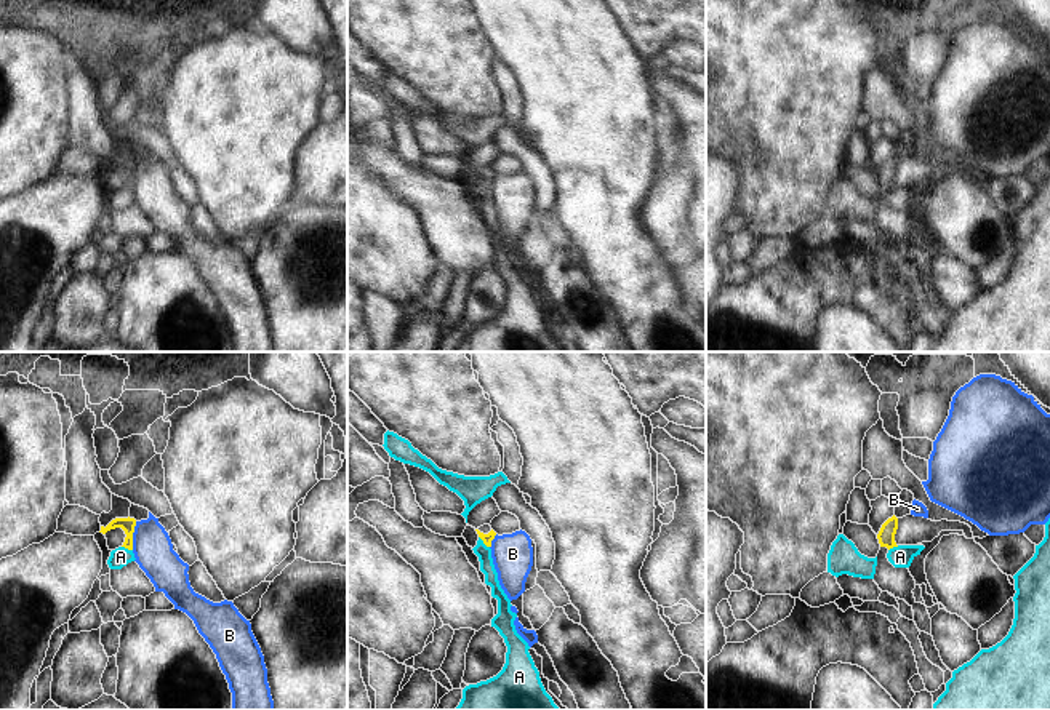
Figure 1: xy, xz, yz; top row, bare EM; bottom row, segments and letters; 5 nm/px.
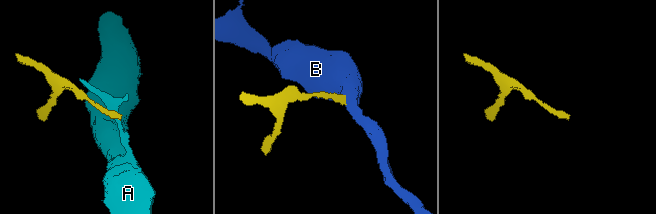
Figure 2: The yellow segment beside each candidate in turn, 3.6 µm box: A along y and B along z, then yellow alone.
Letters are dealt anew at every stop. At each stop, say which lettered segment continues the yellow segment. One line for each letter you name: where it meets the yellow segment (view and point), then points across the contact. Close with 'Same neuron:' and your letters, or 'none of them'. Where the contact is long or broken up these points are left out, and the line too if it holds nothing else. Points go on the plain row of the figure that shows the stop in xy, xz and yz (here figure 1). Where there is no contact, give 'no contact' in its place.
Same neuron: none of them

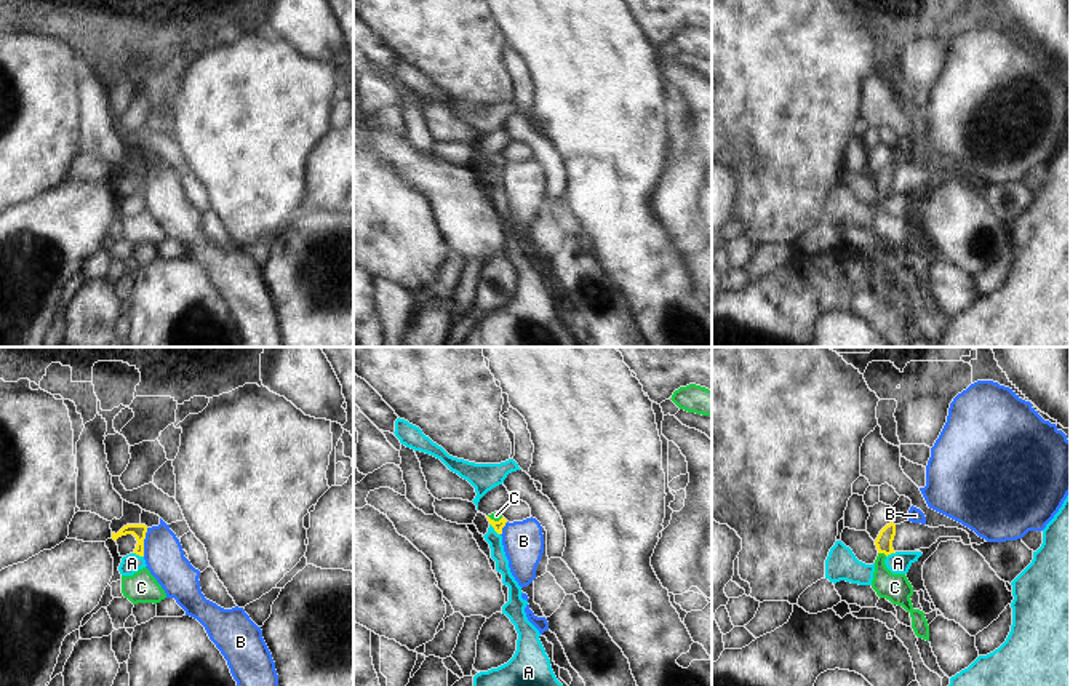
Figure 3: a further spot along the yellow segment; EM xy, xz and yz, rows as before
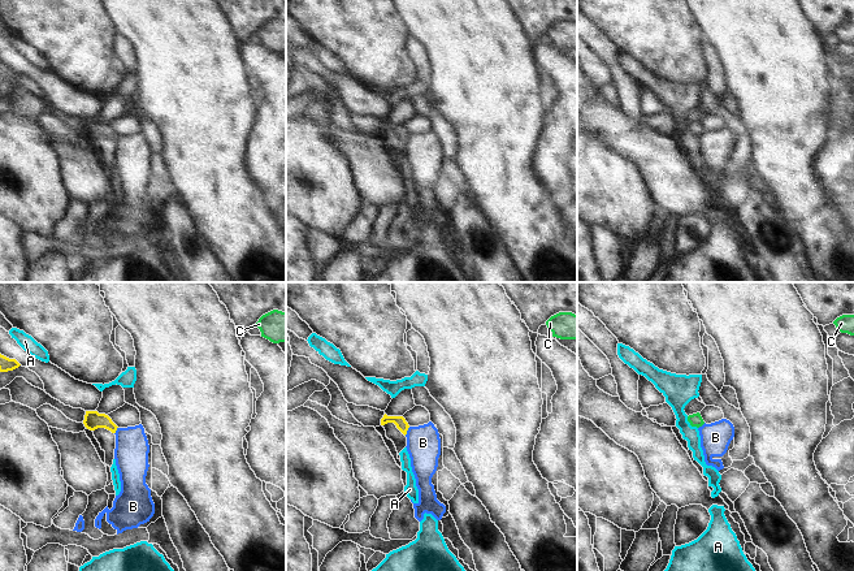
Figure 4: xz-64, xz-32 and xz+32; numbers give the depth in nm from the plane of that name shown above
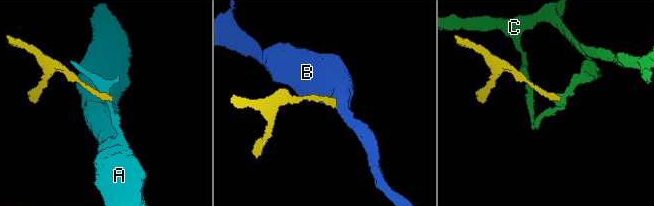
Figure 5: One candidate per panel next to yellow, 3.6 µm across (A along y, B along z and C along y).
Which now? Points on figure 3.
C: contact yz (883, 194); way yz (883, 184), (883, 194), (880, 213), (894, 229)
Same neuron: C

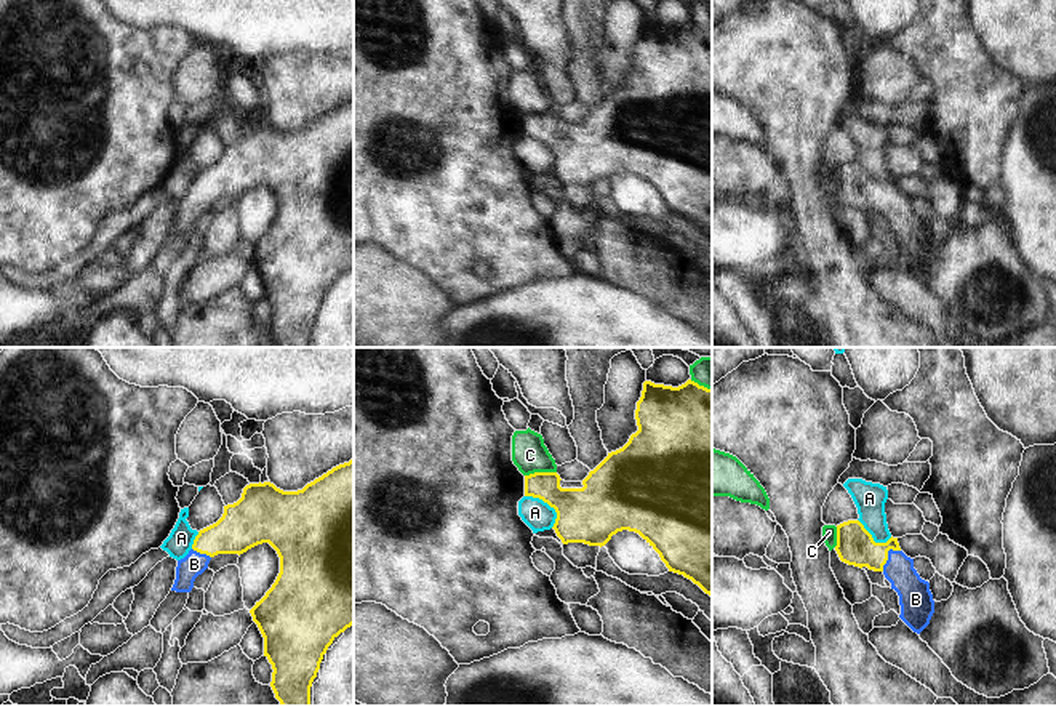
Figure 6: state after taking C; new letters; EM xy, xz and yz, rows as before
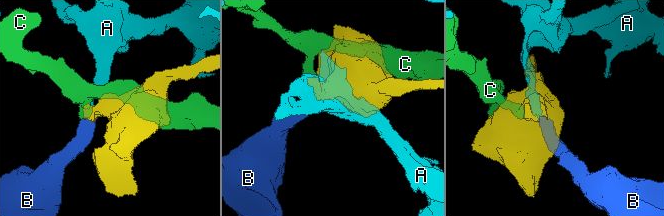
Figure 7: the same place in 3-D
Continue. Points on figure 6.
B: contact yz (887, 197); way yz (855, 188), (874, 197), (887, 197), (914, 234)
Same neuron: B

